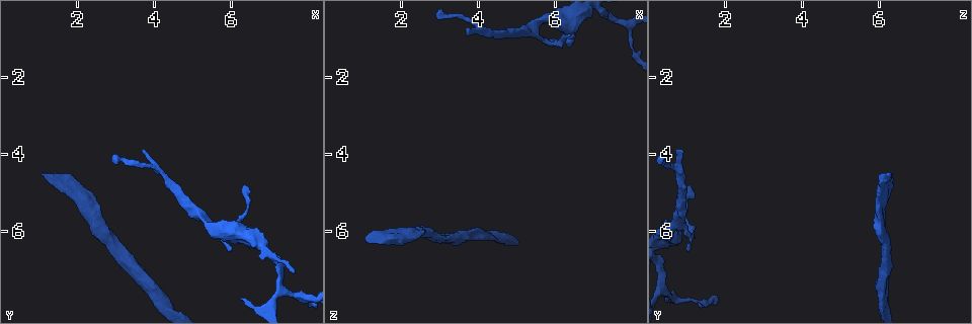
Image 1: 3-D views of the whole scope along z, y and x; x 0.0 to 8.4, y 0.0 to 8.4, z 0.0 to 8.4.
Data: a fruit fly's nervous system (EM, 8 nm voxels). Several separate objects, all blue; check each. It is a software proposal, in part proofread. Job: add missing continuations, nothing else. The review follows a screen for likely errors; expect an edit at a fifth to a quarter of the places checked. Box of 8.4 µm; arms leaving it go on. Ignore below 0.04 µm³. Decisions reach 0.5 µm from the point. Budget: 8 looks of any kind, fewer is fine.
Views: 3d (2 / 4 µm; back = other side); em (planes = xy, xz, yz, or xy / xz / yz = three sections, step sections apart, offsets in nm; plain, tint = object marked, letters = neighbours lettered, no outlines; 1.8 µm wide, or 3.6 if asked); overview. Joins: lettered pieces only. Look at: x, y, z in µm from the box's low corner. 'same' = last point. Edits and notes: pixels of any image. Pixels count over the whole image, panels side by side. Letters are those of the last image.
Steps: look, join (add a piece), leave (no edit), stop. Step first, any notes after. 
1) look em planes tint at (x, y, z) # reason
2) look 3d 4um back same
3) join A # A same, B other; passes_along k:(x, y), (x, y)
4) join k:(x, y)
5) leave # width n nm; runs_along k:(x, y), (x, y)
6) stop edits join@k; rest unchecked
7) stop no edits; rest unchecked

look 3d 2um at (6.25, 4.80, 1.00) # thin end

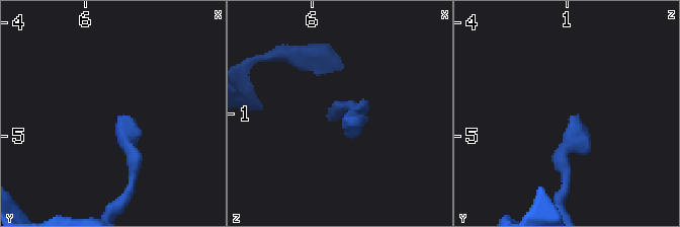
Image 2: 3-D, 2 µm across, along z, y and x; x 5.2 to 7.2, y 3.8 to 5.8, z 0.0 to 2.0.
look em planes letters at (6.30, 4.82, 1.04) # need the tissue

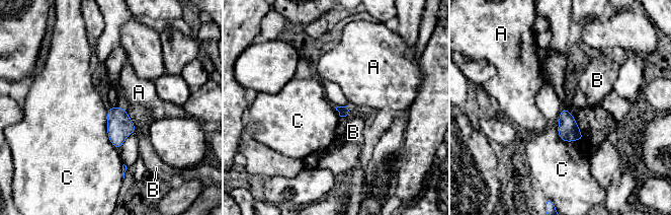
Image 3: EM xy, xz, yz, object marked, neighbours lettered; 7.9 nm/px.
leave # A other, B other, C other; no lettered piece goes on from it

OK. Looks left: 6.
look 3d 4um back at (7.90, 7.70, 0.75) # a narrow waist

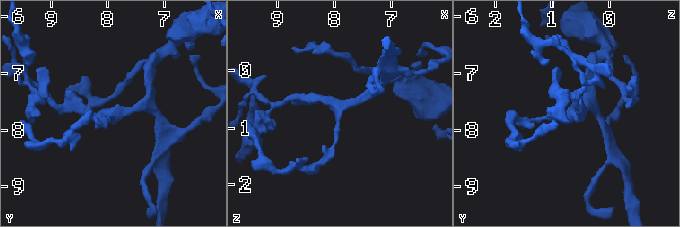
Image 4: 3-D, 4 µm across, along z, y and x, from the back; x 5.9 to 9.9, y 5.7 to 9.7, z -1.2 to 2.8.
look em xz step 16 letters at (7.90, 7.75, 0.70)

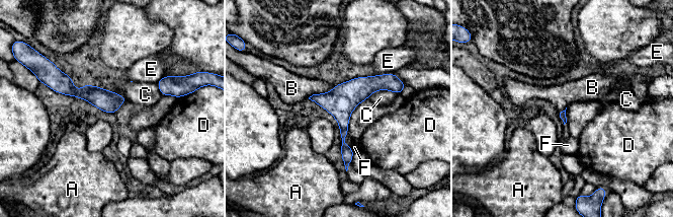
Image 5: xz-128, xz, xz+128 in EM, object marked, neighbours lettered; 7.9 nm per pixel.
leave # A other, B other, C other, D other, E other, F other; no lettered piece goes on from it

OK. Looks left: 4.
look em planes letters at (3.65, 3.90, 0.85) # tapers out

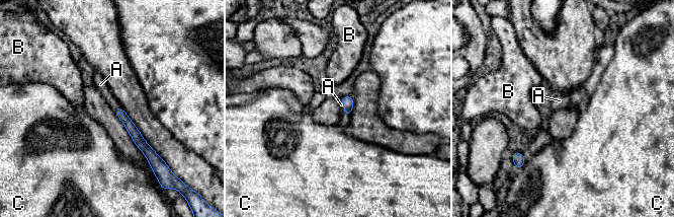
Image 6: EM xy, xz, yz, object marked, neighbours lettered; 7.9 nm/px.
join A # width 80 nm; A same, B other, C other; passes_along 6:(134, 132), (117, 109), (100, 84); it goes on there

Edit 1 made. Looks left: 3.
stop edits join@6; rest unchecked

